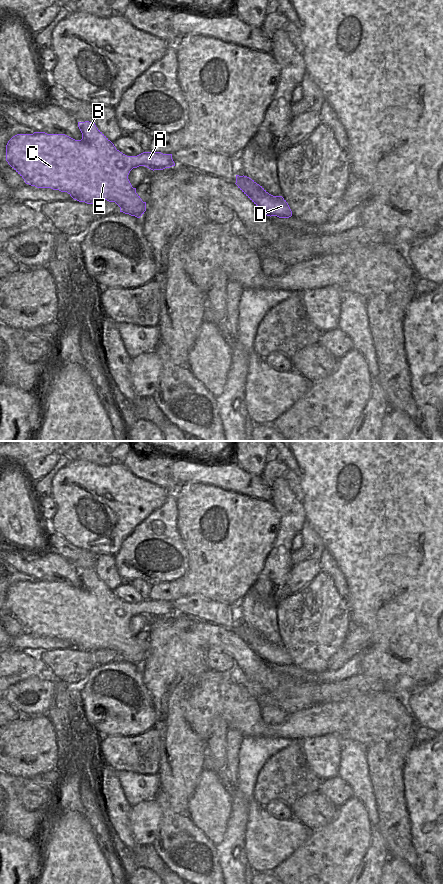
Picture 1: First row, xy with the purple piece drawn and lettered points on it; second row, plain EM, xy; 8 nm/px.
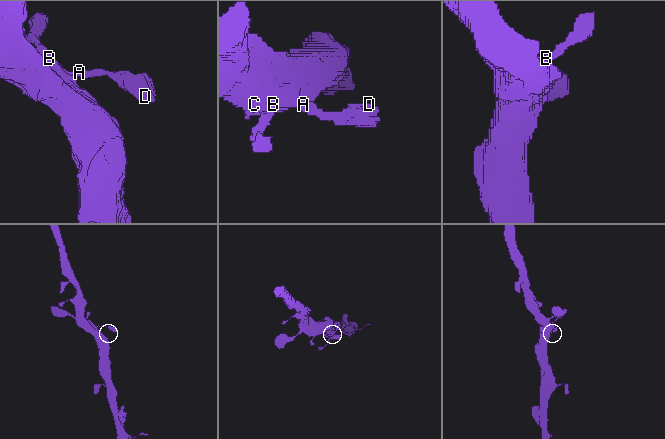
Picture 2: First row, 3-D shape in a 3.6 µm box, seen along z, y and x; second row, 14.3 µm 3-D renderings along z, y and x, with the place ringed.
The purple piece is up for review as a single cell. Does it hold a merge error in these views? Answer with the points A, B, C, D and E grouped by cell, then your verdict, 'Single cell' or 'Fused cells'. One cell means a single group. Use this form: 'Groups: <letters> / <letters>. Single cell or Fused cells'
Groups: A B C D E. Single cell.

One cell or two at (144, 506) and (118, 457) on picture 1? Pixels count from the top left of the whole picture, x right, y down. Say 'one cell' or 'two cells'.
two cells

